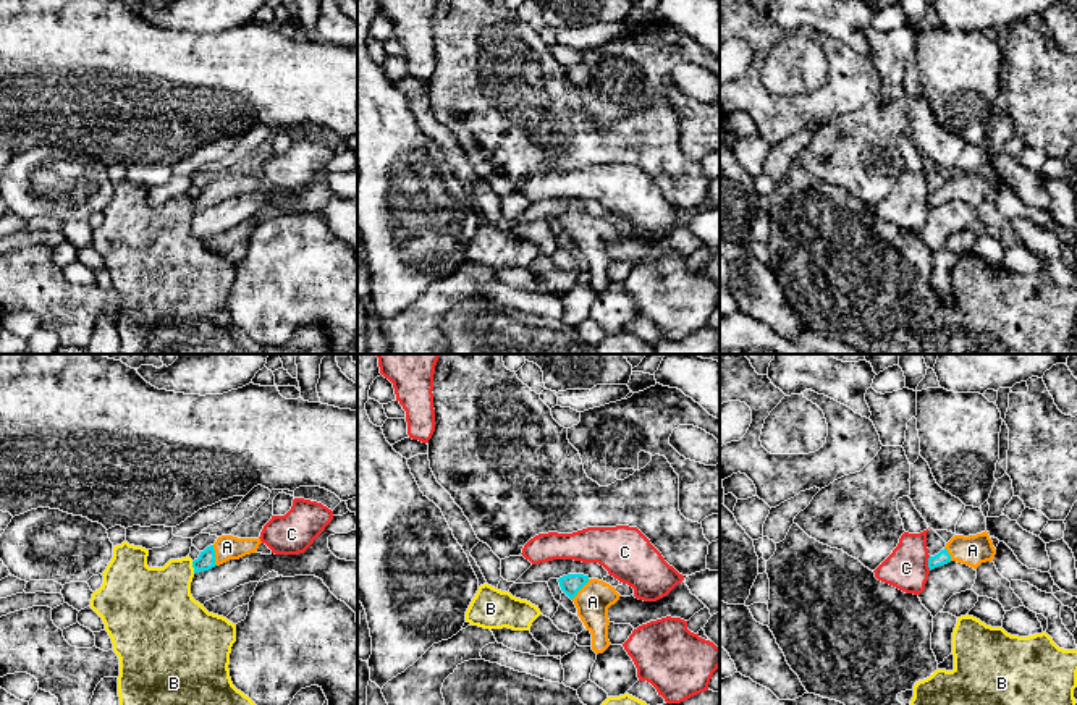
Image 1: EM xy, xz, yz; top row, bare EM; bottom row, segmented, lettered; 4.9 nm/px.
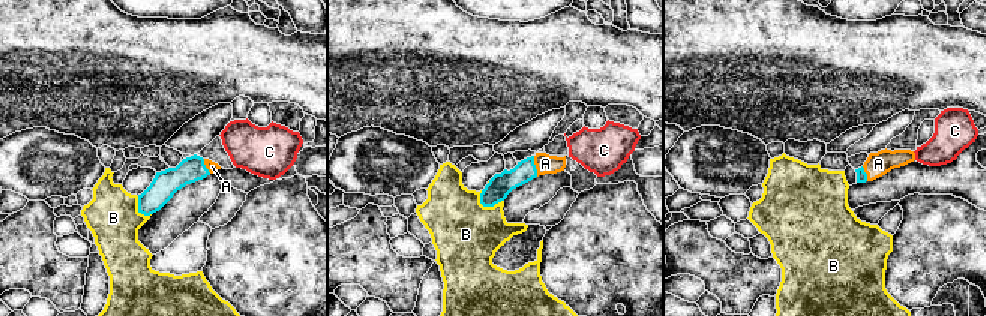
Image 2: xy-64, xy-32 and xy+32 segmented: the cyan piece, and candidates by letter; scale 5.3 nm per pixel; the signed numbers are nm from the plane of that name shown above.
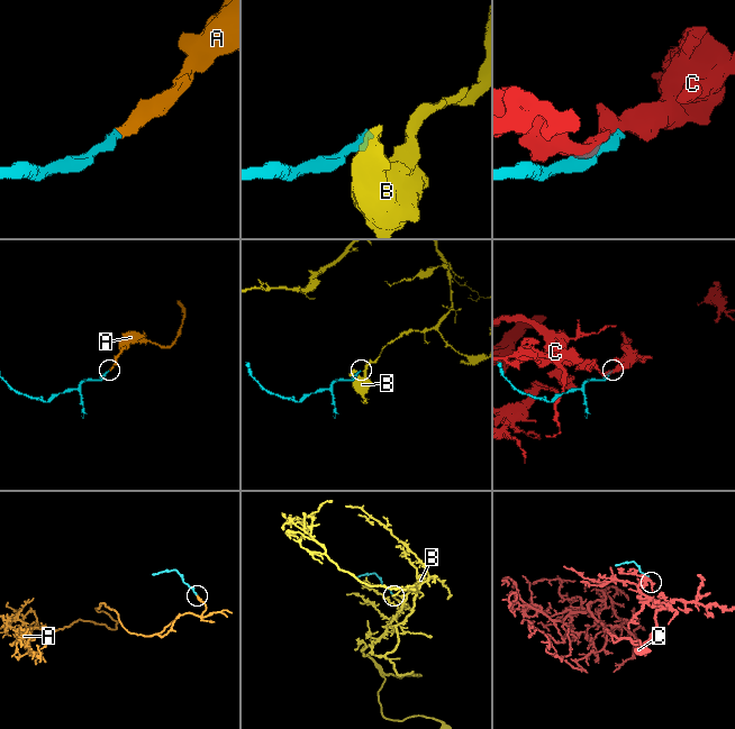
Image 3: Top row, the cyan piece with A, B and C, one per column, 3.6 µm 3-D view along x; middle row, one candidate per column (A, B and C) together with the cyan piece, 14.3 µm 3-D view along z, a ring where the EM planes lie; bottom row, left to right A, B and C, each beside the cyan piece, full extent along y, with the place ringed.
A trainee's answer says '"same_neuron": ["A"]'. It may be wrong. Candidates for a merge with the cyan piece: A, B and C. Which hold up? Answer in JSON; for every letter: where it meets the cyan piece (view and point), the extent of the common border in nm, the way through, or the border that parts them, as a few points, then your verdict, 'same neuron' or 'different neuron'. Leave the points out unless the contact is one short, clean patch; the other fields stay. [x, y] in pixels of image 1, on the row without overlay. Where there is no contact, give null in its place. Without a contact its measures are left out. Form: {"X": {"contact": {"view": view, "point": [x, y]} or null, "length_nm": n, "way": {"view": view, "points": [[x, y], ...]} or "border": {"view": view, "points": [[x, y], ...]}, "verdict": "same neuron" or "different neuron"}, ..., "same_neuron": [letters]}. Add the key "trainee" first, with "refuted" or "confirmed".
{"trainee": "confirmed", "A": {"contact": {"view": "xy", "point": [214, 193]}, "length_nm": 110, "way": {"view": "xy", "points": [[206, 198], [214, 193], [227, 185]]}, "verdict": "same neuron"}, "B": {"contact": {"view": "xy", "point": [193, 204]}, "length_nm": 70, "border": {"view": "xy", "points": [[191, 199], [194, 211]]}, "verdict": "different neuron"}, "C": {"contact": {"view": "yz", "point": [929, 201]}, "length_nm": 70, "verdict": "different neuron"}, "same_neuron": ["A"]}

